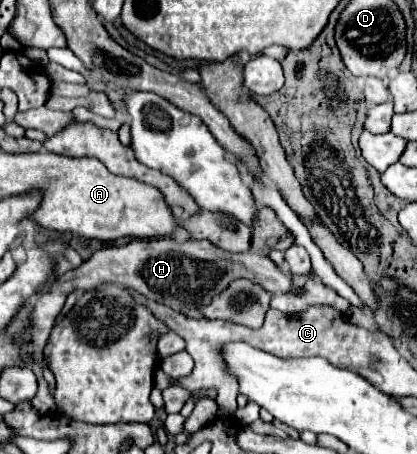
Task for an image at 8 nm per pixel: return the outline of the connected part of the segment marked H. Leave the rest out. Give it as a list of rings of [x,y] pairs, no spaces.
[[[134,239],[128,245],[122,247],[106,247],[96,251],[88,261],[84,261],[80,267],[70,271],[60,271],[58,281],[52,285],[52,289],[36,299],[32,325],[34,325],[34,362],[30,366],[38,378],[38,391],[31,400],[32,405],[41,414],[57,412],[54,399],[50,394],[49,386],[43,377],[42,351],[46,345],[46,339],[54,327],[54,319],[62,311],[66,303],[66,297],[77,289],[84,293],[88,289],[96,289],[102,283],[116,283],[128,289],[136,289],[142,293],[148,301],[168,305],[170,309],[182,313],[186,309],[198,309],[202,305],[208,305],[220,291],[224,291],[234,279],[246,277],[258,285],[262,285],[268,293],[288,293],[290,291],[290,279],[266,257],[264,253],[228,253],[210,241],[172,241],[172,239]]]

